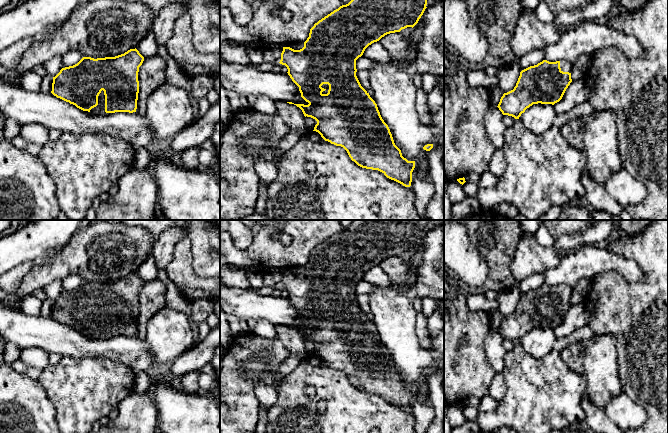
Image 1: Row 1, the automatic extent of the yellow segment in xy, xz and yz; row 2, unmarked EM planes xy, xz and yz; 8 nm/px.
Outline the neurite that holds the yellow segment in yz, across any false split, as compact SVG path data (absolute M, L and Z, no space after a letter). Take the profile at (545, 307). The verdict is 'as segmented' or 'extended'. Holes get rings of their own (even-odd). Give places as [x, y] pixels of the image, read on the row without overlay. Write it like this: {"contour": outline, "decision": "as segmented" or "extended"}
{"contour": "M543 284L522 294L514 313L503 318L497 331L503 339L519 343L533 328L554 329L572 306L573 292L574 287L568 284Z", "decision": "extended"}

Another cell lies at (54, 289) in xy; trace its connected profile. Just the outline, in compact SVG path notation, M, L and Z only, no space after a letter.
M55 280L43 288L48 299L55 301L63 291L62 280Z

